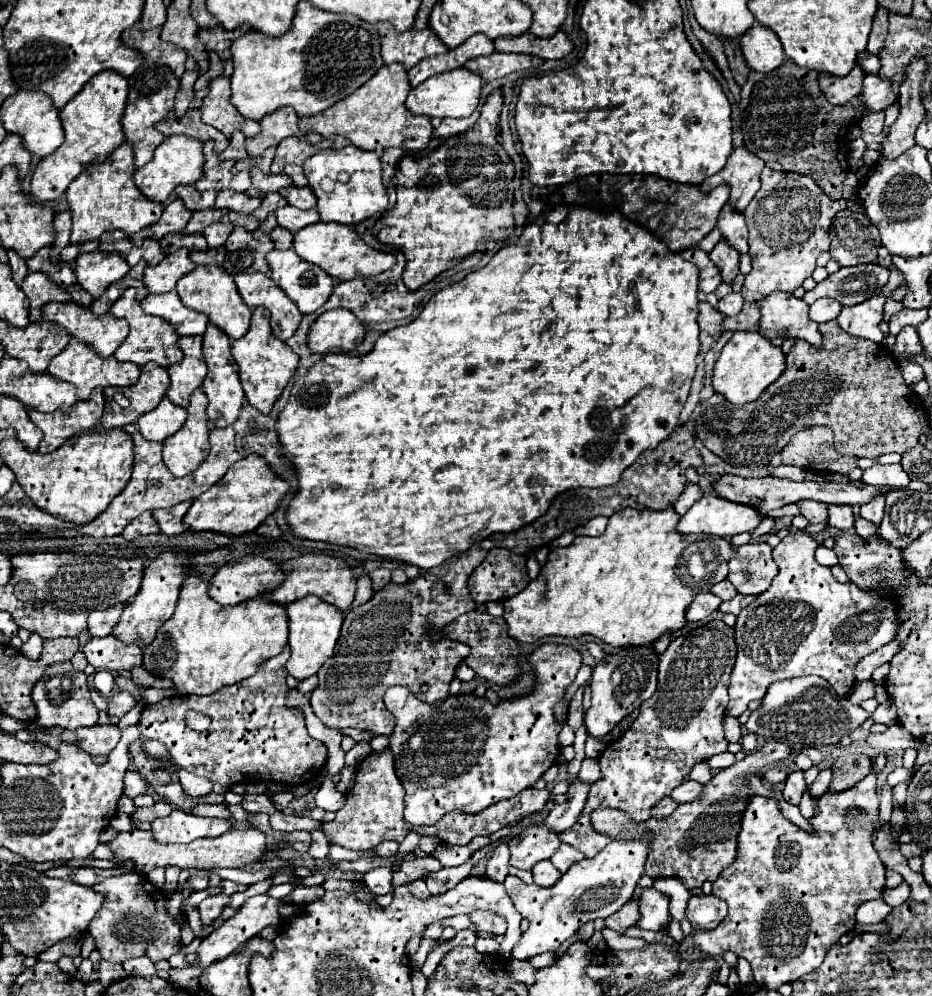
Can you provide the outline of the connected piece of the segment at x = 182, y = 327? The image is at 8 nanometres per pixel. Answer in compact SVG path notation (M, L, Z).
M162 292L162 294L150 294L146 300L142 300L142 308L148 314L162 316L180 336L186 334L204 334L208 326L208 318L202 312L194 312L192 308L186 308L178 296L178 292Z

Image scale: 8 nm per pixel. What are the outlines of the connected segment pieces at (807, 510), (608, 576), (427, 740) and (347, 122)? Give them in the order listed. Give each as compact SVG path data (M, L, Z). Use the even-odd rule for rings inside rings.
M800 500L798 502L800 512L804 518L808 518L808 522L818 524L818 522L826 522L828 520L828 506L822 502L814 502L814 500Z
M674 508L662 512L654 510L622 510L610 516L606 532L600 536L576 536L566 548L554 548L548 554L546 564L540 568L536 580L532 580L520 594L504 602L504 620L508 622L508 634L530 644L544 636L594 636L614 648L646 646L656 642L662 634L676 632L686 624L686 608L698 592L708 592L714 584L728 576L728 558L736 552L728 540L706 534L682 536L676 532L678 514Z
M544 644L534 654L528 656L536 670L538 686L530 696L516 700L502 700L498 706L492 706L488 698L476 698L472 694L450 696L438 704L426 704L418 700L408 688L394 686L384 694L386 708L396 718L394 734L390 736L390 750L396 760L396 774L402 778L406 788L406 810L404 820L414 826L436 824L450 810L480 812L500 800L510 800L518 792L536 784L536 780L556 762L560 754L558 734L562 724L554 718L554 704L564 698L566 688L574 682L576 672L582 666L580 652L564 644Z
M394 62L390 66L382 66L380 72L370 80L370 84L364 84L354 92L354 96L346 96L342 104L334 104L334 108L328 108L322 112L322 116L308 116L302 118L300 128L314 130L322 134L324 138L330 136L346 136L354 146L362 150L378 150L378 148L404 148L404 150L424 150L432 138L432 124L426 116L414 116L404 106L404 100L408 92L412 90L408 72L402 68L402 64Z

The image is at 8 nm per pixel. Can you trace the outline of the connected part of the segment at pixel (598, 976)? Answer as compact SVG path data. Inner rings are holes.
M590 964L590 966L586 968L586 974L588 974L592 980L602 980L602 978L606 978L610 972L612 972L612 966L602 966L602 964Z

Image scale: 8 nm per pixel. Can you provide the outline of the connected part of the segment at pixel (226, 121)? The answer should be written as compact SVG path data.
M218 76L210 82L210 92L204 98L202 106L202 120L222 134L232 136L236 130L242 130L246 136L254 136L260 132L260 124L254 120L242 118L242 114L230 102L230 78Z

